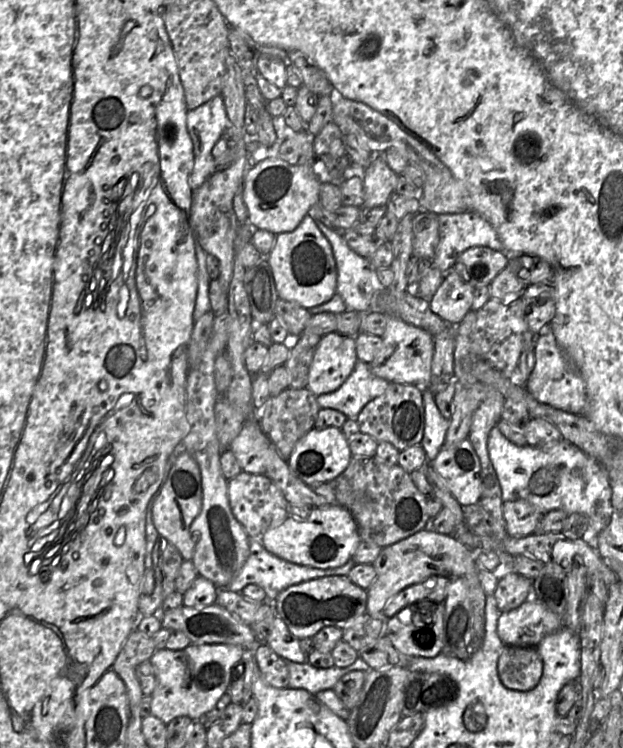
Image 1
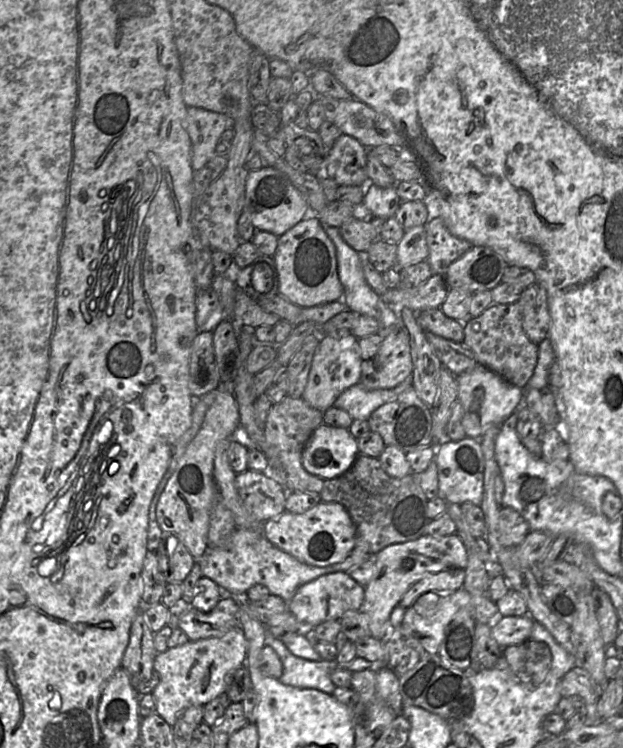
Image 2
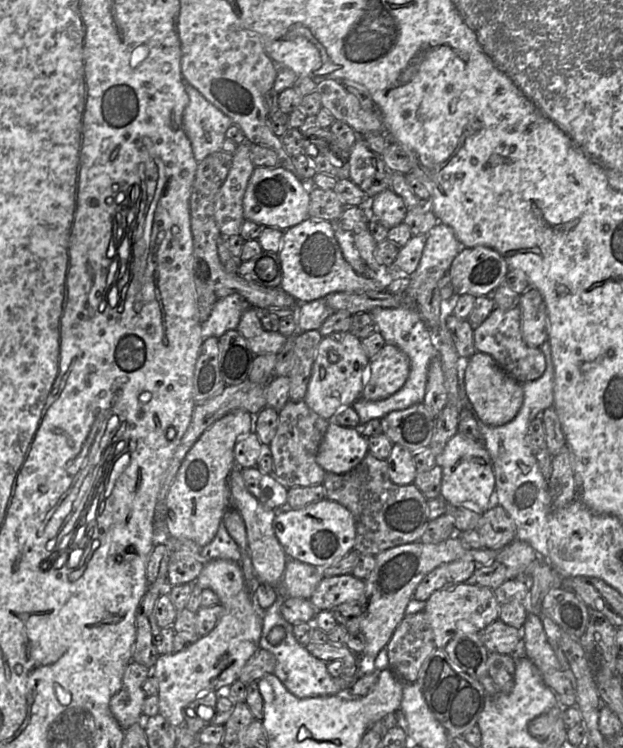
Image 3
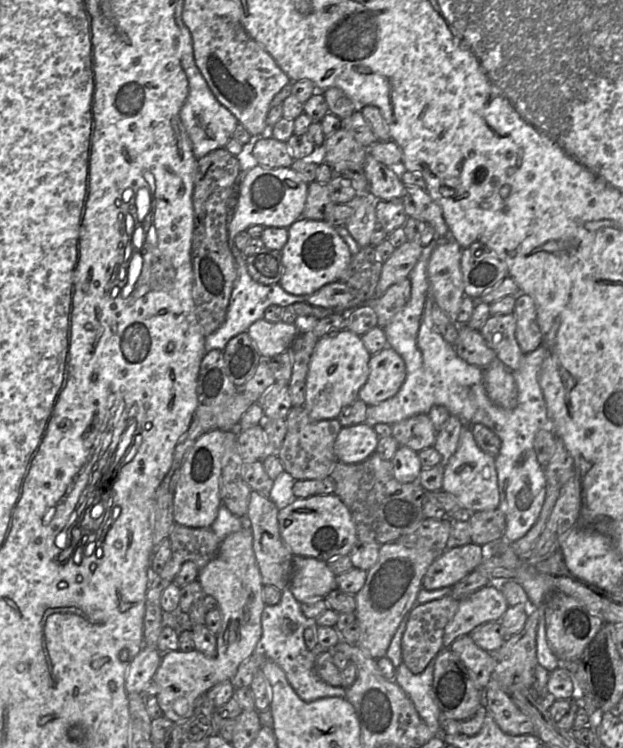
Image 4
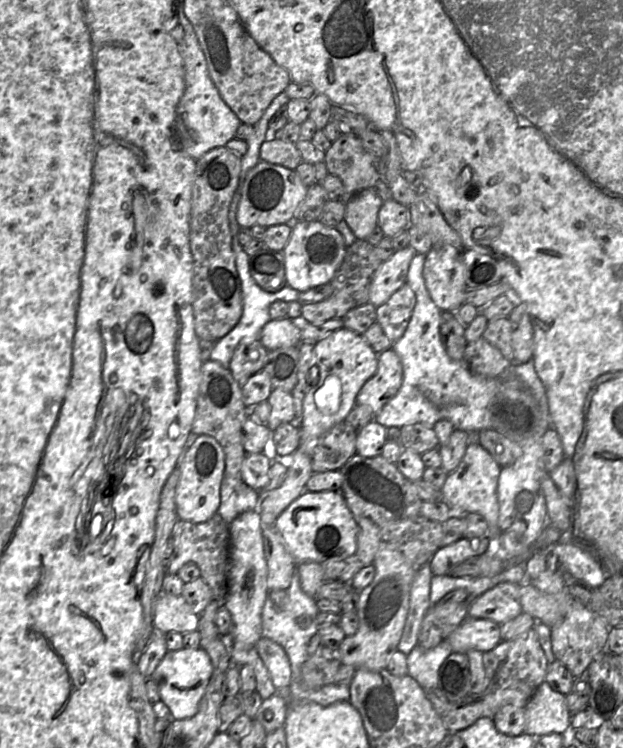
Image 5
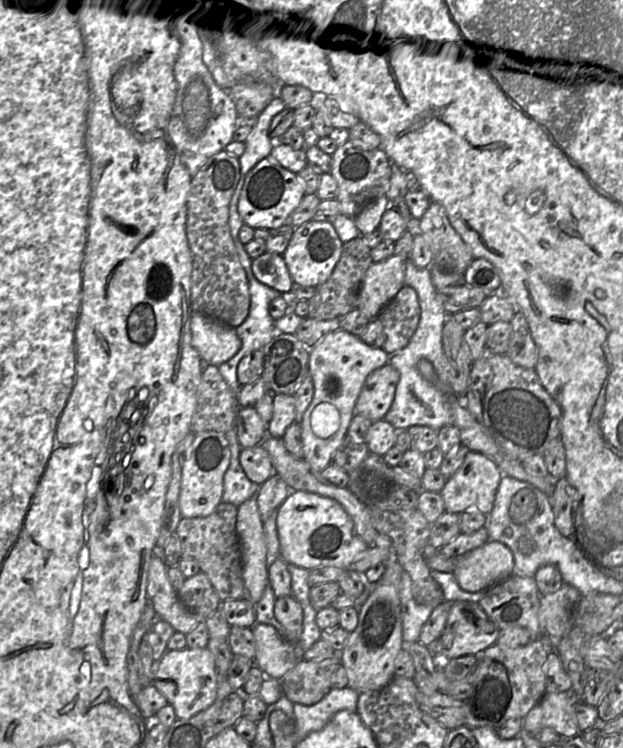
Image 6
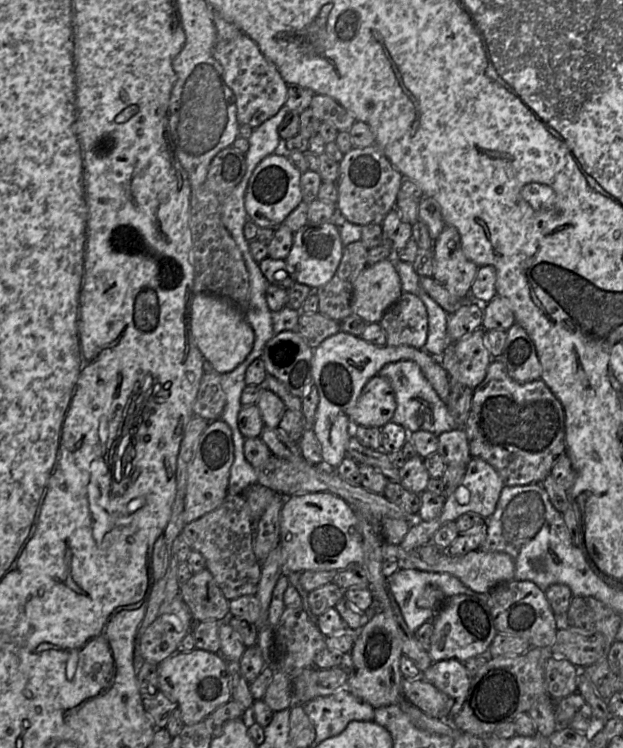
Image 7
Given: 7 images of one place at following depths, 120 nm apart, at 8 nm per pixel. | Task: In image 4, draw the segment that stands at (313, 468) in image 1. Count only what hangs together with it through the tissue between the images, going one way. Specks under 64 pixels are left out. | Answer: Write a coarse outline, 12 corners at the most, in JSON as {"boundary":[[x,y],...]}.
{"boundary":[[366,423],[342,427],[334,444],[338,462],[375,453],[379,437]]}

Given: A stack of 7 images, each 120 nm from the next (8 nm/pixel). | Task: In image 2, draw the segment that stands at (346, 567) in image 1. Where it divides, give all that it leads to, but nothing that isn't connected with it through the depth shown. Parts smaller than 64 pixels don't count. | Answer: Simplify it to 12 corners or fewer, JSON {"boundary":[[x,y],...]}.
{"boundary":[[236,528],[197,562],[226,595],[263,585],[289,601],[337,571],[295,559],[258,529]]}

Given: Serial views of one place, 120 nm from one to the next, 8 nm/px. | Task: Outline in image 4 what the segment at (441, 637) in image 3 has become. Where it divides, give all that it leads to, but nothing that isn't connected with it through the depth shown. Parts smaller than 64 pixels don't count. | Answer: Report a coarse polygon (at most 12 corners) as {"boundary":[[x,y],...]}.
{"boundary":[[485,586],[459,599],[443,635],[448,648],[474,628],[500,622],[509,608]]}

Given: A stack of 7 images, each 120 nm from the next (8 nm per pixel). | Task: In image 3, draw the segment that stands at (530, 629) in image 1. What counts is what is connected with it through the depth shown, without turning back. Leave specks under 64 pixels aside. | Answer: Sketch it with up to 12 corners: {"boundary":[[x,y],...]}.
{"boundary":[[497,619],[480,636],[489,653],[512,655],[522,629]]}

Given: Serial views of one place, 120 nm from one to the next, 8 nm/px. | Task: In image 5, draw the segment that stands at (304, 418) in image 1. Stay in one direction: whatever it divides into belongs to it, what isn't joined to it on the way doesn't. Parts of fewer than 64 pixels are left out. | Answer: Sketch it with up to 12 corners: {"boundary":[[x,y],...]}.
{"boundary":[[340,422],[318,438],[313,473],[339,470],[356,453],[357,432]]}

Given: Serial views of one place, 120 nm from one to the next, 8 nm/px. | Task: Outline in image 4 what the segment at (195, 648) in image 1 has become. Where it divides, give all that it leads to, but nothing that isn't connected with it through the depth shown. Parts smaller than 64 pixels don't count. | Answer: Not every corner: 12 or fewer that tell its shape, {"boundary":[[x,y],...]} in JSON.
{"boundary":[[248,526],[223,539],[197,580],[217,601],[217,651],[162,654],[163,716],[260,651],[264,585]]}

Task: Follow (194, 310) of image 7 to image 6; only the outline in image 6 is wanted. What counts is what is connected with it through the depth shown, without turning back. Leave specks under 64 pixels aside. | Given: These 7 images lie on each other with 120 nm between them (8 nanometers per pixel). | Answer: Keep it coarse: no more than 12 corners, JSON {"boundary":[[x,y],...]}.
{"boundary":[[196,312],[191,335],[216,367],[242,345],[234,328]]}

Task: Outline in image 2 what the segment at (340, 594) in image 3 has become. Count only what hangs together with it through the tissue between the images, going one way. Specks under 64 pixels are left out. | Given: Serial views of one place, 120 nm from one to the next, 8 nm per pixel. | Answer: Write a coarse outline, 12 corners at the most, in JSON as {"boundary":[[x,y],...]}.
{"boundary":[[347,572],[300,586],[288,601],[317,626],[362,610],[364,586]]}

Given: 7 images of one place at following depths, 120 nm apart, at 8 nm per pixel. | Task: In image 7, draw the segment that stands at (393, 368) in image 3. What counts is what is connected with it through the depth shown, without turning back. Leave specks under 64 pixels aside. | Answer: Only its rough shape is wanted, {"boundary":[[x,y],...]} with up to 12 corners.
{"boundary":[[375,375],[351,410],[351,424],[382,428],[396,409],[388,378]]}

